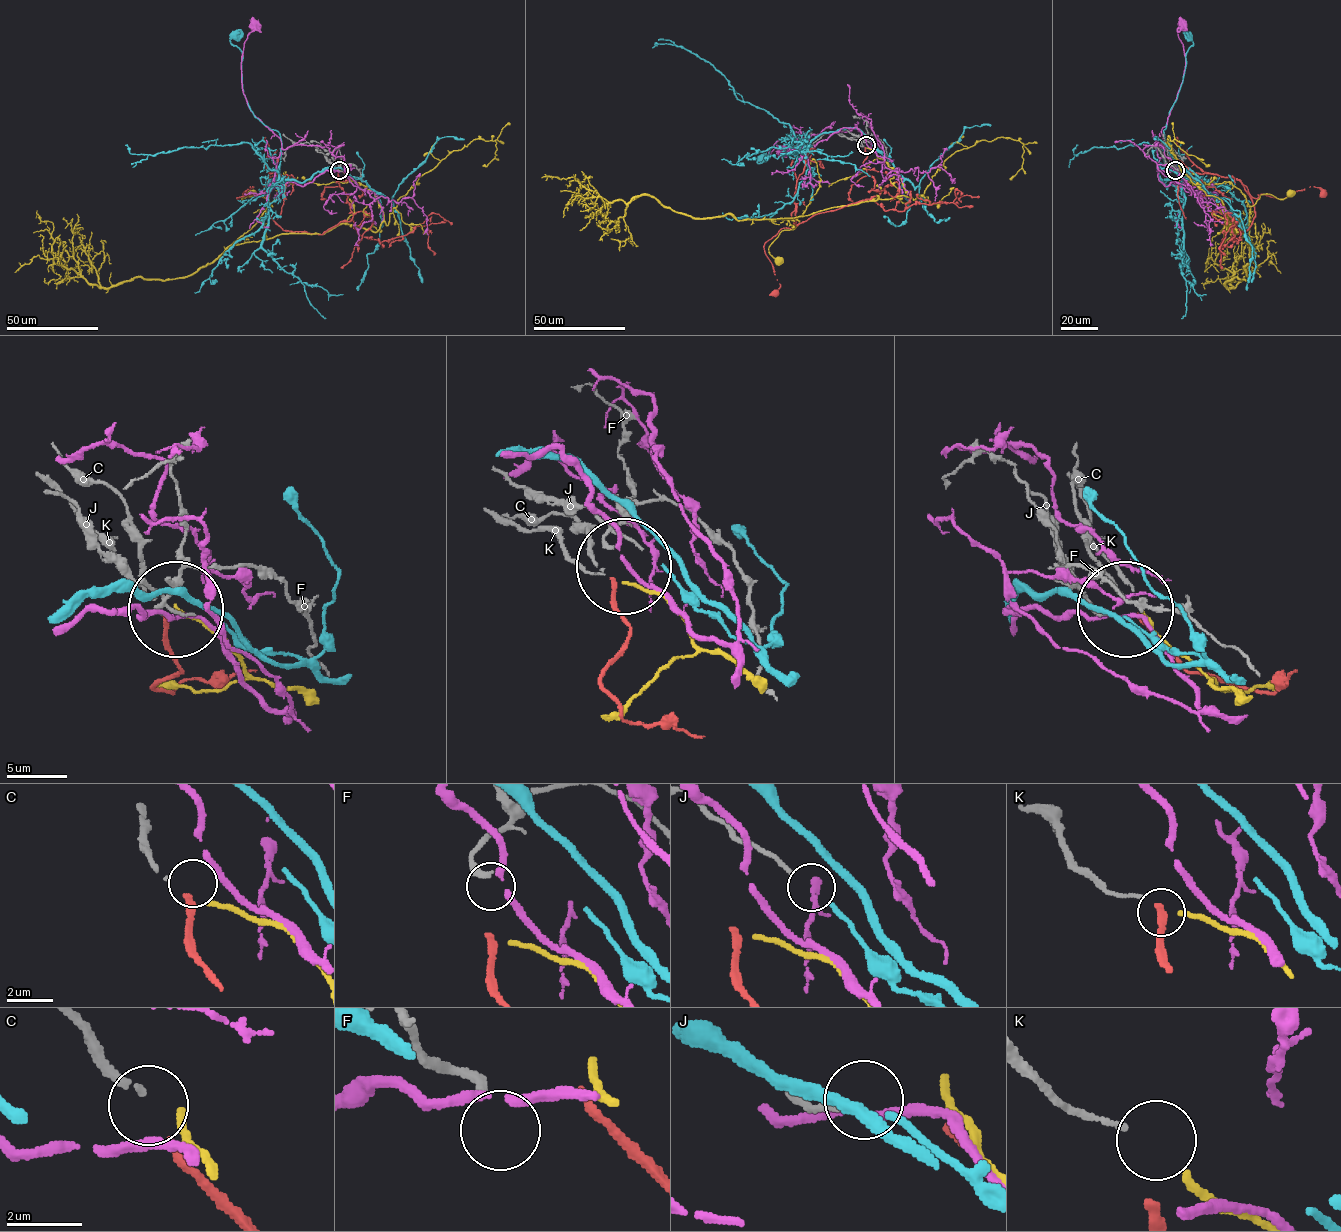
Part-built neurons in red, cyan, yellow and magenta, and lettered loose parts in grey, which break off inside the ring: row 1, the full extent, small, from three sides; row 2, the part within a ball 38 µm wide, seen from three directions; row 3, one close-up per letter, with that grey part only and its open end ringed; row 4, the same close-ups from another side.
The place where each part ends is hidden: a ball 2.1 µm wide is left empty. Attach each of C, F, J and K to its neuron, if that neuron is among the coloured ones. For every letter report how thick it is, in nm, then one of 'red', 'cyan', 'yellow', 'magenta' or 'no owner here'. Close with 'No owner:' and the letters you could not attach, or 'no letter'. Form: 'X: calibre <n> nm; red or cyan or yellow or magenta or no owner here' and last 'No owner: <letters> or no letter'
C: calibre 150 nm; red
F: calibre 280 nm; no owner here
J: calibre 170 nm; cyan
K: calibre 130 nm; yellow
No owner: F

